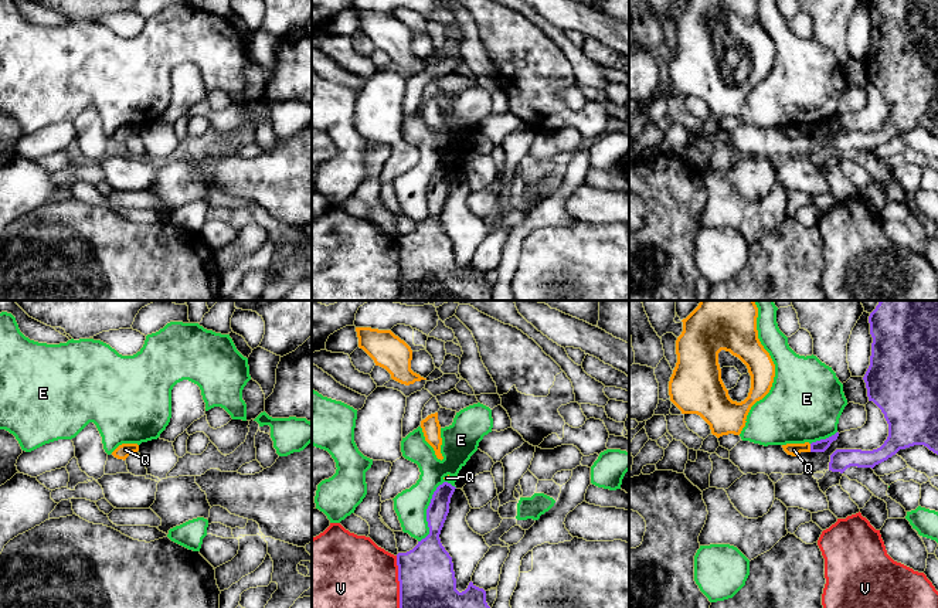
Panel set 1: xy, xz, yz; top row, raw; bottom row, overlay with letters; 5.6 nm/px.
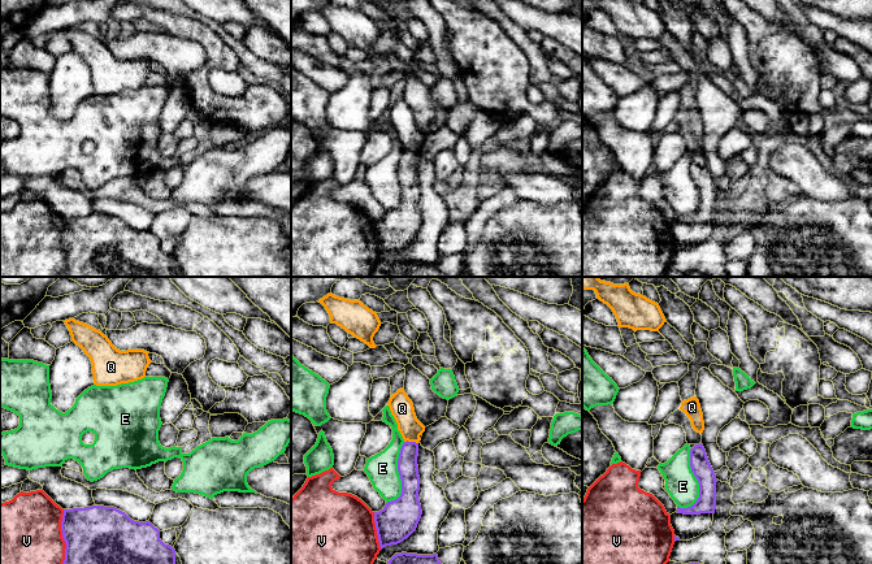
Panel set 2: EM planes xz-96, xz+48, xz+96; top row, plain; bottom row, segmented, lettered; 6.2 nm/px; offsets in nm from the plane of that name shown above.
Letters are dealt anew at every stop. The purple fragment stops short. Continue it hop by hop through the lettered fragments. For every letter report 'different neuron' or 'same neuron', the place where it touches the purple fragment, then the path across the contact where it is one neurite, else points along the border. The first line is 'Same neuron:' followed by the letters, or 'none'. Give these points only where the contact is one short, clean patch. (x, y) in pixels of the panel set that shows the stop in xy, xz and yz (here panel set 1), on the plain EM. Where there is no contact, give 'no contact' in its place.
Same neuron: none
E: different neuron; contact xz (427, 193)
Q: different neuron; contact yz (811, 131); border yz (809, 126), (811, 133)
V: different neuron; contact xz (400, 267)

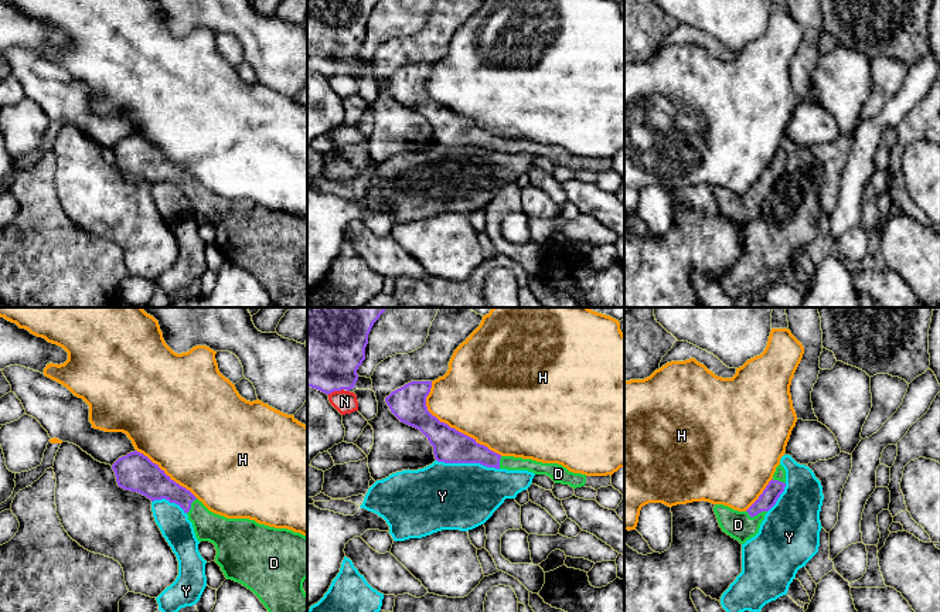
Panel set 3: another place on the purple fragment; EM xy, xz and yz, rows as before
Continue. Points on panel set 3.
Same neuron: D
D: same neuron; contact yz (756, 197)
H: different neuron; contact xz (449, 109)
N: different neuron; contact xz (334, 72)
Y: different neuron; contact xz (467, 145)

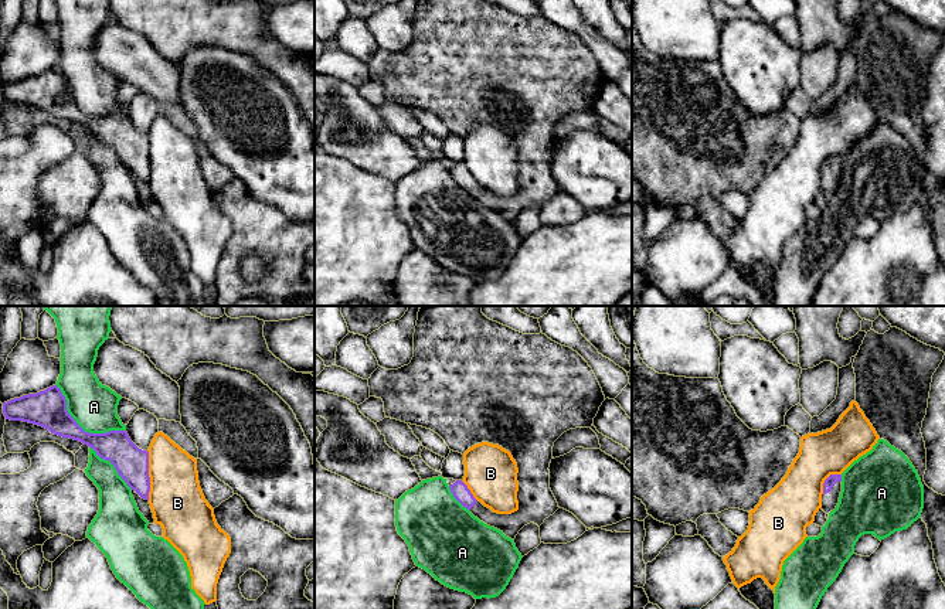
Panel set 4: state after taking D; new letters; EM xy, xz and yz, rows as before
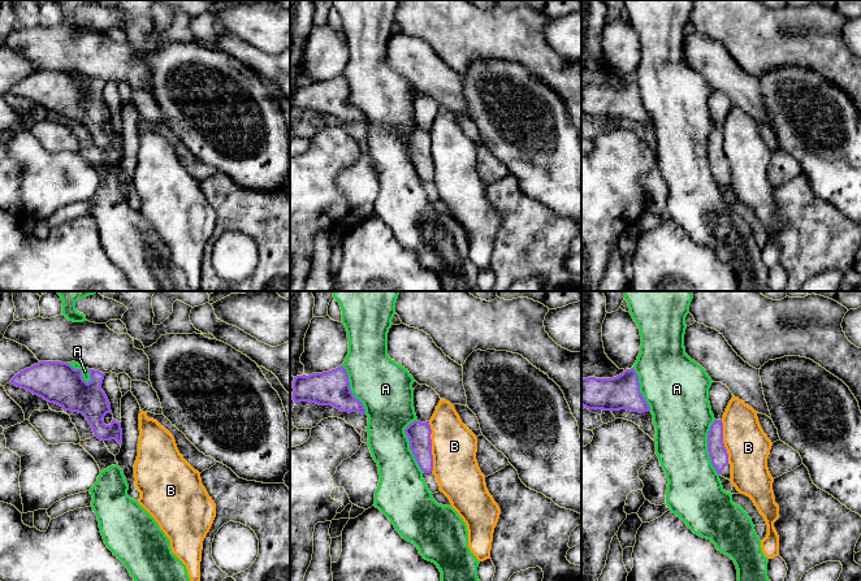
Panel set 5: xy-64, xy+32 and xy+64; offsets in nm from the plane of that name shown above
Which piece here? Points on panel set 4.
Same neuron: none
A: different neuron; contact xy (81, 111)
B: different neuron; contact xy (148, 157)

